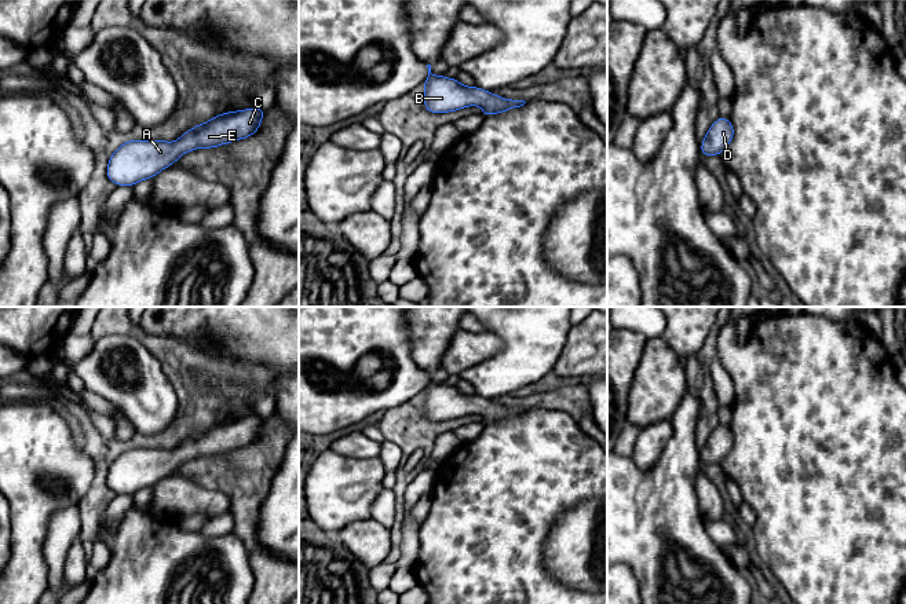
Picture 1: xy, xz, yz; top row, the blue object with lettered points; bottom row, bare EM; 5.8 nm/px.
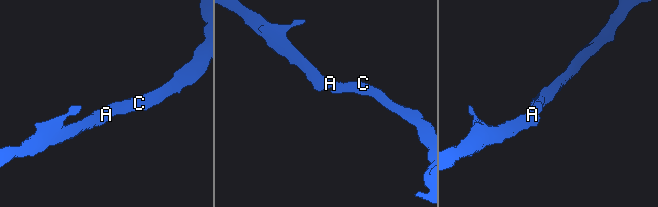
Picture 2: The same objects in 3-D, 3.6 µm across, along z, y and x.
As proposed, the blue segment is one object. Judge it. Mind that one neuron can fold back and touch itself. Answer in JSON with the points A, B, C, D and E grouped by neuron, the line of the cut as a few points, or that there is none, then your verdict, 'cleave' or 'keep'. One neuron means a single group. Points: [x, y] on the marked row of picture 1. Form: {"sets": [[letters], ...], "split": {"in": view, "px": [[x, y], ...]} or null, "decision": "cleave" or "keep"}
{"sets": [["A", "B", "C", "D", "E"]], "split": null, "decision": "keep"}

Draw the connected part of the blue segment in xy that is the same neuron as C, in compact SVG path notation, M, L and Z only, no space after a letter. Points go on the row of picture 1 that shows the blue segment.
M253 107L227 111L198 124L176 142L127 140L109 158L106 176L116 186L135 186L154 176L196 149L212 149L252 136L266 110Z

